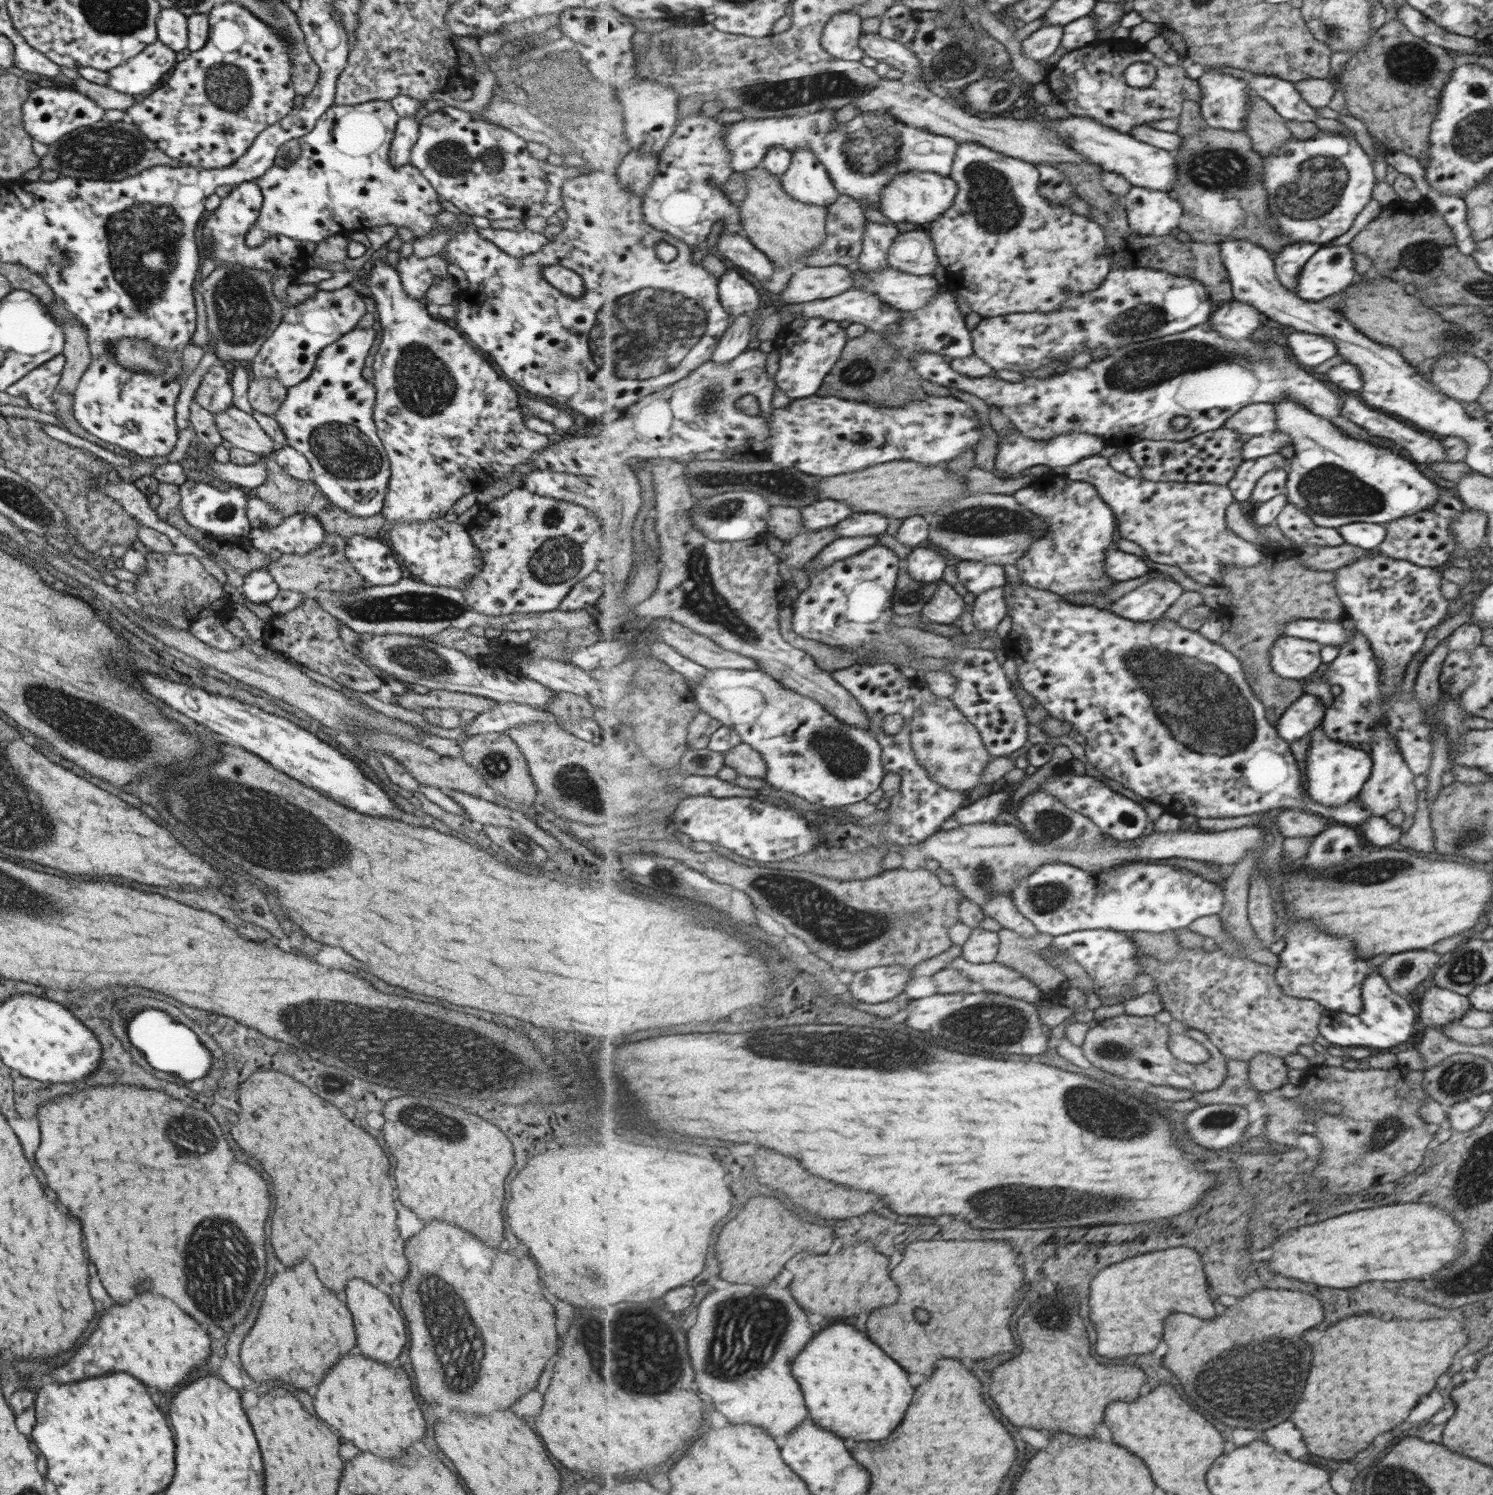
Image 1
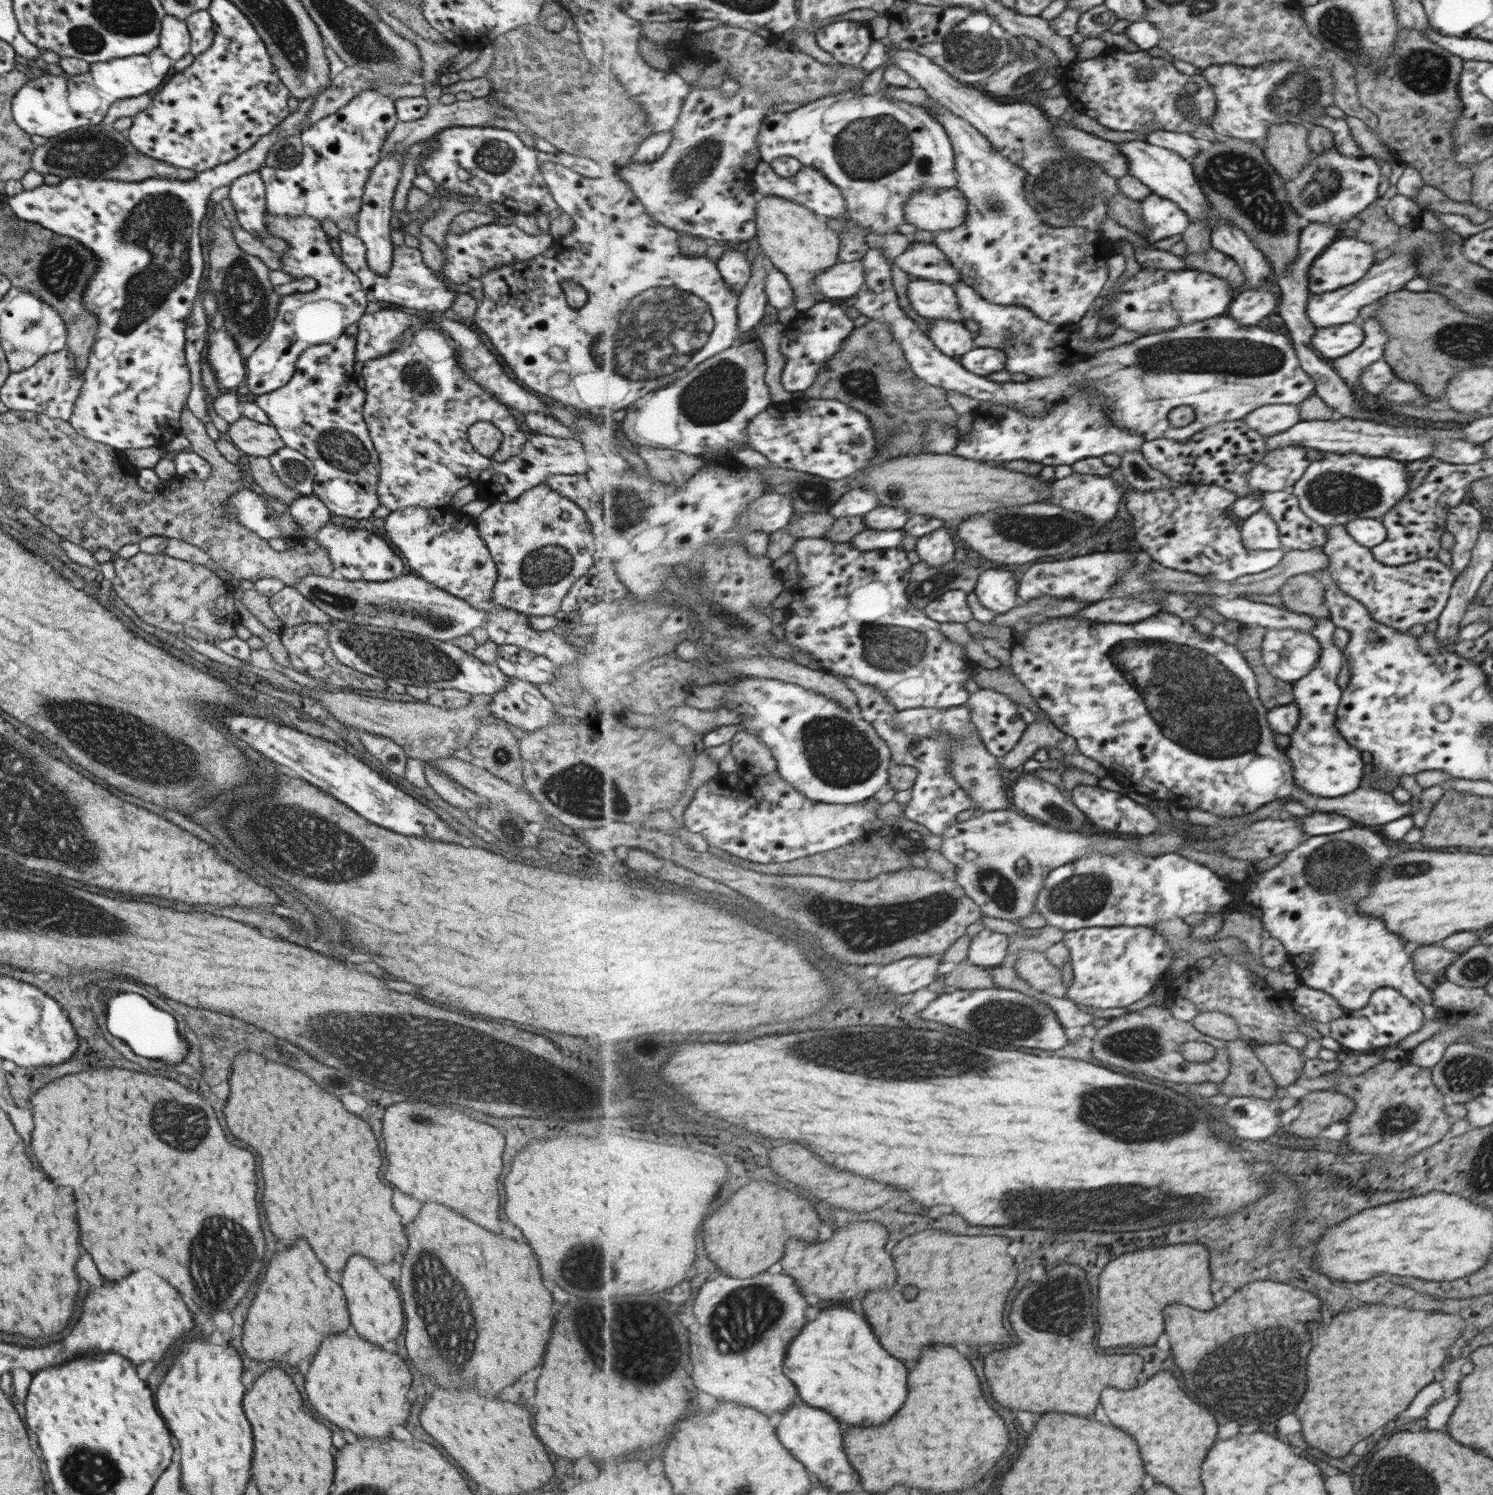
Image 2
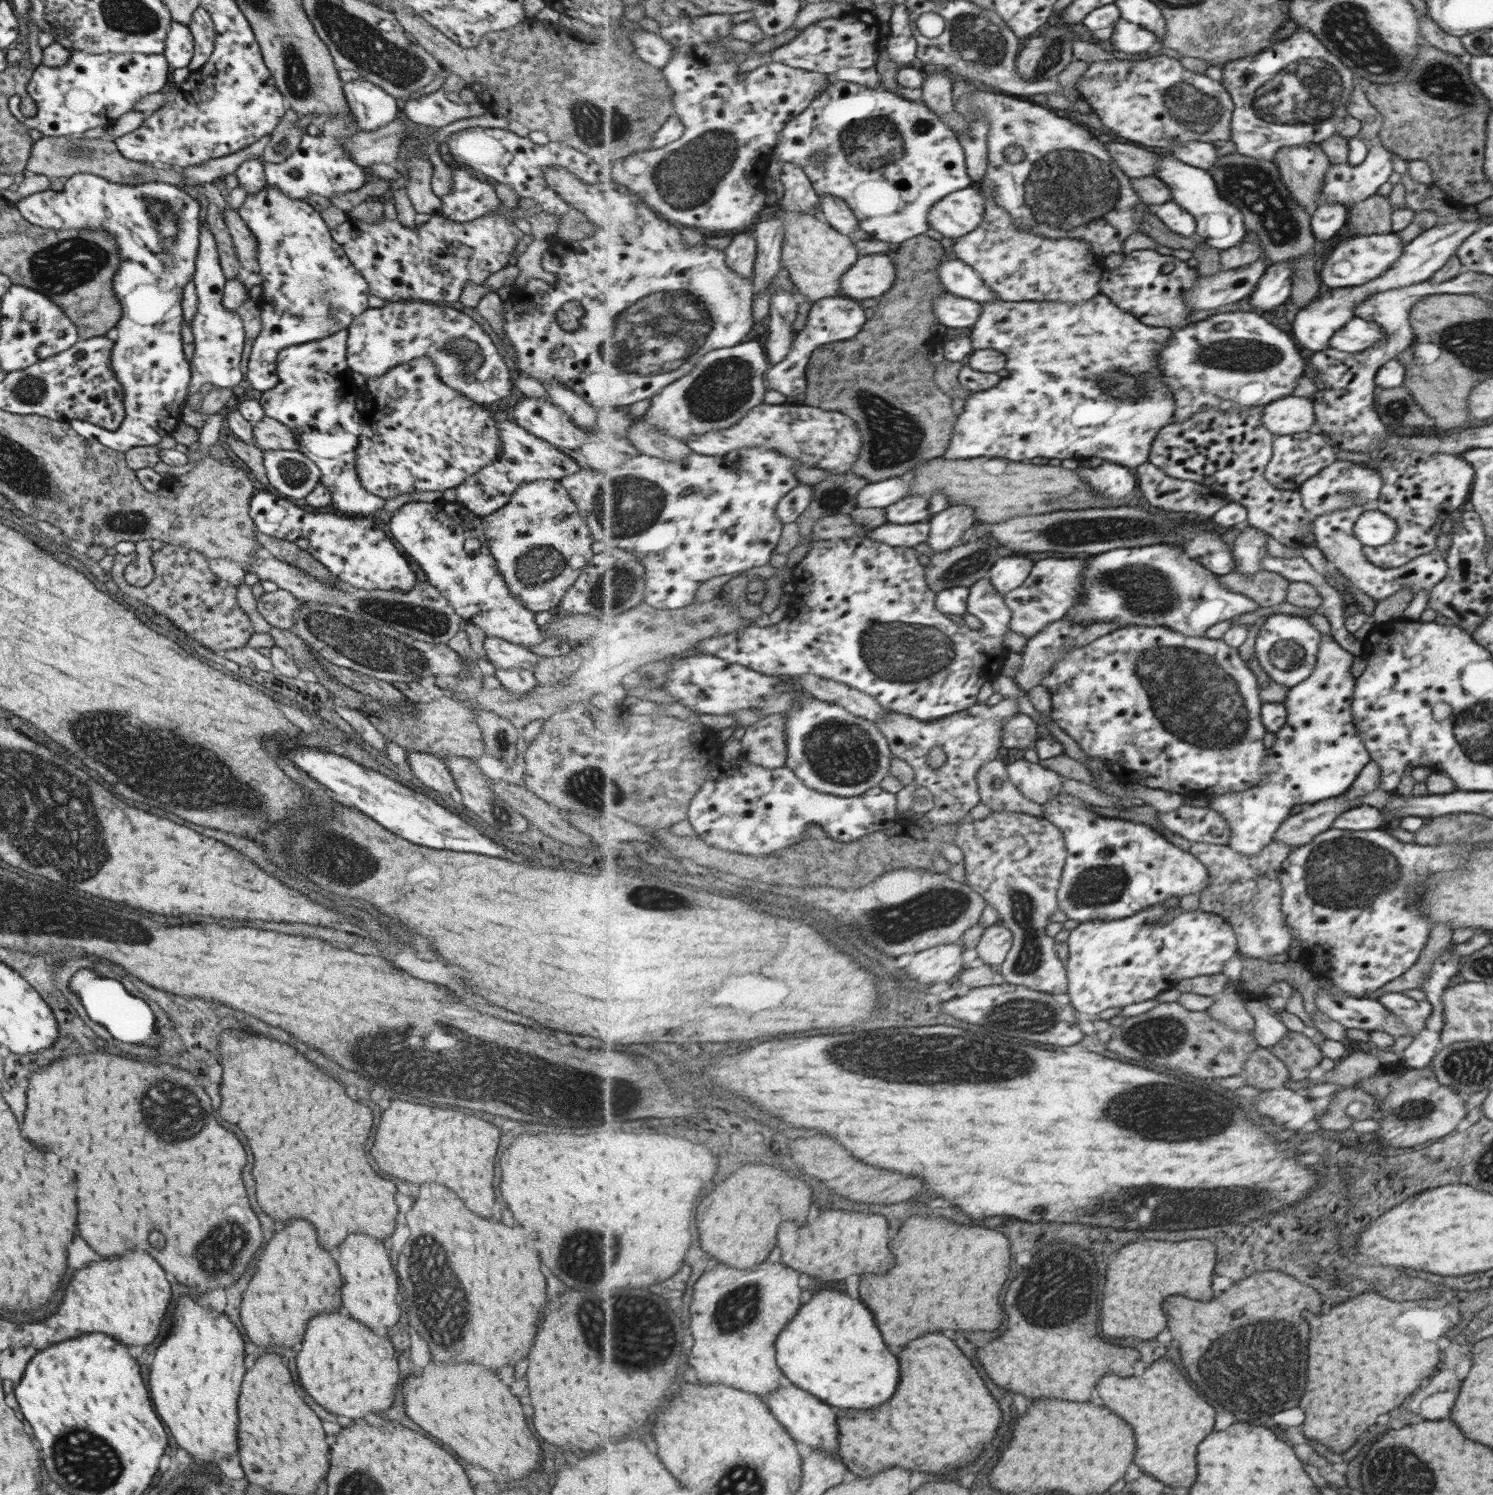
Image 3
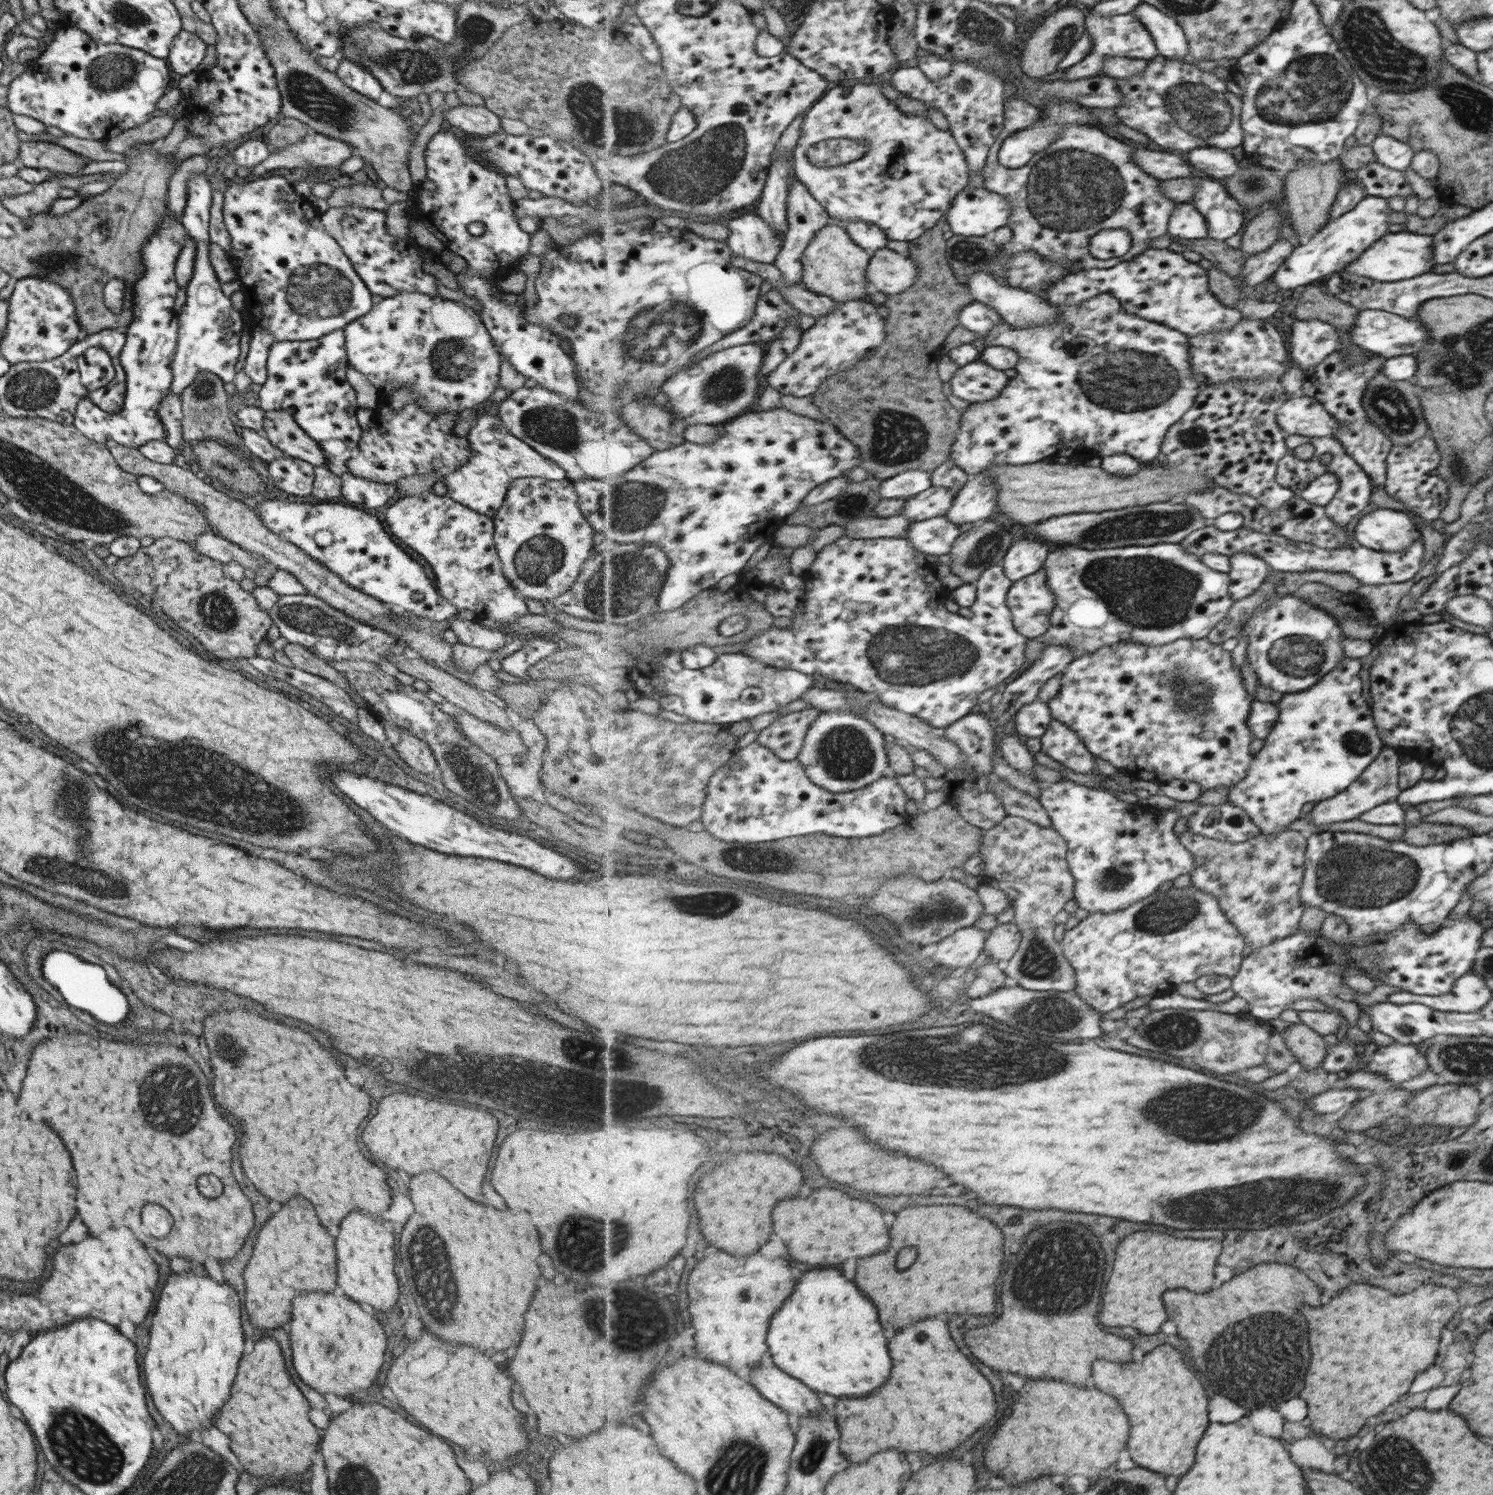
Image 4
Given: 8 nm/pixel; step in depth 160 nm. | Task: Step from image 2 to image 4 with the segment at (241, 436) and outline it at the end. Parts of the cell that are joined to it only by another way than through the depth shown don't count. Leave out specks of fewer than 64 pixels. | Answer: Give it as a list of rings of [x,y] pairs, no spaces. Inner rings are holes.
[[[279,409],[263,411],[262,427],[271,446],[287,457],[304,460],[314,467],[326,468],[326,458],[317,443],[295,424],[288,412]]]

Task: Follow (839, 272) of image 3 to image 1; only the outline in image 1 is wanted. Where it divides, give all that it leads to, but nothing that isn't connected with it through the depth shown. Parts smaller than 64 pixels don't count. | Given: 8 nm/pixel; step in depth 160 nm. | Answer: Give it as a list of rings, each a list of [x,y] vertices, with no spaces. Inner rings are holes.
[[[763,165],[745,171],[744,174],[748,190],[739,207],[747,238],[775,265],[783,267],[789,264],[793,271],[809,267],[803,260],[809,258],[817,248],[821,248],[827,238],[828,208],[793,198],[785,190],[780,175],[773,174]]]

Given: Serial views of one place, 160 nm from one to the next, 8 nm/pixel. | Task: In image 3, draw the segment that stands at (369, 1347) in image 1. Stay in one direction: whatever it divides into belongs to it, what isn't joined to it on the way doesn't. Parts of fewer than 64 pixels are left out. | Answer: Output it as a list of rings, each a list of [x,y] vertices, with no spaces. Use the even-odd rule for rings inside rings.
[[[349,1234],[339,1246],[337,1266],[341,1274],[343,1308],[349,1312],[353,1320],[368,1328],[386,1329],[398,1321],[399,1308],[395,1304],[397,1276],[393,1274],[393,1268],[387,1260],[387,1254],[381,1242],[361,1236],[361,1234]]]

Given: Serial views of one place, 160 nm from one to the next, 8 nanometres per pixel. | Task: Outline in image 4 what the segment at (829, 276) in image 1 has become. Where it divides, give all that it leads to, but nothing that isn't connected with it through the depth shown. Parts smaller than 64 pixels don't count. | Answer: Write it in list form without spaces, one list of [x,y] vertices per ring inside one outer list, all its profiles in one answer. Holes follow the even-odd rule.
[[[885,248],[873,254],[866,272],[869,287],[886,296],[911,290],[921,278],[917,263],[901,253]]]

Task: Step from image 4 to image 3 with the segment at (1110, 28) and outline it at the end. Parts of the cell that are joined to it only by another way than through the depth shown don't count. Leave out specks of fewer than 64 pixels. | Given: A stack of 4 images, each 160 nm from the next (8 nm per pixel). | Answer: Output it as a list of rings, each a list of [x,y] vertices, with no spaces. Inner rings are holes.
[[[1123,18],[1114,27],[1109,41],[1114,49],[1125,53],[1145,53],[1159,44],[1155,32]]]

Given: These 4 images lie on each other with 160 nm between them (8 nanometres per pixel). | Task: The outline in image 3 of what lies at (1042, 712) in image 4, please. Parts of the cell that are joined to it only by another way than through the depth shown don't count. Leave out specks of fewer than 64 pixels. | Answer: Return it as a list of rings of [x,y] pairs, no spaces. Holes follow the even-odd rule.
[[[1025,714],[1012,716],[1003,727],[1002,747],[1025,749],[1033,746],[1039,735],[1039,724]]]

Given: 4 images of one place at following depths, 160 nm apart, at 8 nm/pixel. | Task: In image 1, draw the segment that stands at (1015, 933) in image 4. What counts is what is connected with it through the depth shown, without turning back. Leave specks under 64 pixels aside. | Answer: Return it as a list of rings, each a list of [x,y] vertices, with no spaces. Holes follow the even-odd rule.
[[[976,928],[971,930],[969,938],[962,945],[961,956],[973,964],[987,964],[996,960],[999,949],[997,931]]]

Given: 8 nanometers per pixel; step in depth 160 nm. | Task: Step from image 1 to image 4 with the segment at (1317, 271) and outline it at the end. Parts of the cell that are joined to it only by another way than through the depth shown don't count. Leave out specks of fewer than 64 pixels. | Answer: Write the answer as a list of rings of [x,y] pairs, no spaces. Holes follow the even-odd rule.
[[[1406,230],[1383,234],[1379,240],[1375,240],[1371,246],[1365,248],[1357,256],[1357,260],[1351,262],[1351,266],[1344,268],[1359,277],[1369,278],[1378,282],[1396,282],[1399,280],[1415,278],[1423,273],[1431,273],[1433,261],[1431,261],[1431,236],[1413,234]]]

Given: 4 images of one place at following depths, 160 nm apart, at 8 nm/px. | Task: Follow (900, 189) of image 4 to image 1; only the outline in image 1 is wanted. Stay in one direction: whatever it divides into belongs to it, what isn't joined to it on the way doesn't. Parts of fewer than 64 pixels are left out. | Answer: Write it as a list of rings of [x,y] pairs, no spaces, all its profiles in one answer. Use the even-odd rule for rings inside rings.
[[[827,109],[803,116],[744,118],[731,123],[724,134],[724,142],[732,156],[733,170],[744,173],[762,165],[772,146],[782,146],[791,152],[809,147],[825,165],[841,195],[851,195],[861,204],[867,201],[876,210],[880,210],[880,194],[896,174],[923,171],[950,176],[960,145],[954,138],[909,126],[890,114],[865,112],[853,120],[838,124],[837,112]]]

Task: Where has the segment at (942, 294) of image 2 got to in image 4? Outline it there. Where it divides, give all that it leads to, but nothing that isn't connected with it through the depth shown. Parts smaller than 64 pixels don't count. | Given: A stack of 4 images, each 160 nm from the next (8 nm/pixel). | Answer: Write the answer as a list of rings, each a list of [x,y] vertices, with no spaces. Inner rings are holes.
[[[973,301],[958,312],[960,324],[976,333],[976,336],[987,336],[996,326],[1005,323],[1004,318],[990,306],[979,301]]]

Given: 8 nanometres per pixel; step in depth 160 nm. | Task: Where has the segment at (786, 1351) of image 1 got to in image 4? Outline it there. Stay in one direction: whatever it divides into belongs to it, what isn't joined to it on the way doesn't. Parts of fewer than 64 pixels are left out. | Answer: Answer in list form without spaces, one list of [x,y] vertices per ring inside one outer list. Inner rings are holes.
[[[721,1250],[699,1260],[689,1278],[691,1326],[697,1334],[699,1354],[731,1371],[749,1368],[751,1372],[769,1358],[767,1332],[771,1318],[793,1294],[797,1284],[789,1262],[783,1258],[771,1260],[763,1254],[741,1258]]]

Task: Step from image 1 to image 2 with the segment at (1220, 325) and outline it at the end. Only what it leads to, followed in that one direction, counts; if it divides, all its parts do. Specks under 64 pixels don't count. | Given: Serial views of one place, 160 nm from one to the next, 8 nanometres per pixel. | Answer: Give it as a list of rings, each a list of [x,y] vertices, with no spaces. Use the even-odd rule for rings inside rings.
[[[1242,289],[1227,312],[1239,324],[1259,324],[1277,306],[1277,296],[1267,289]]]

